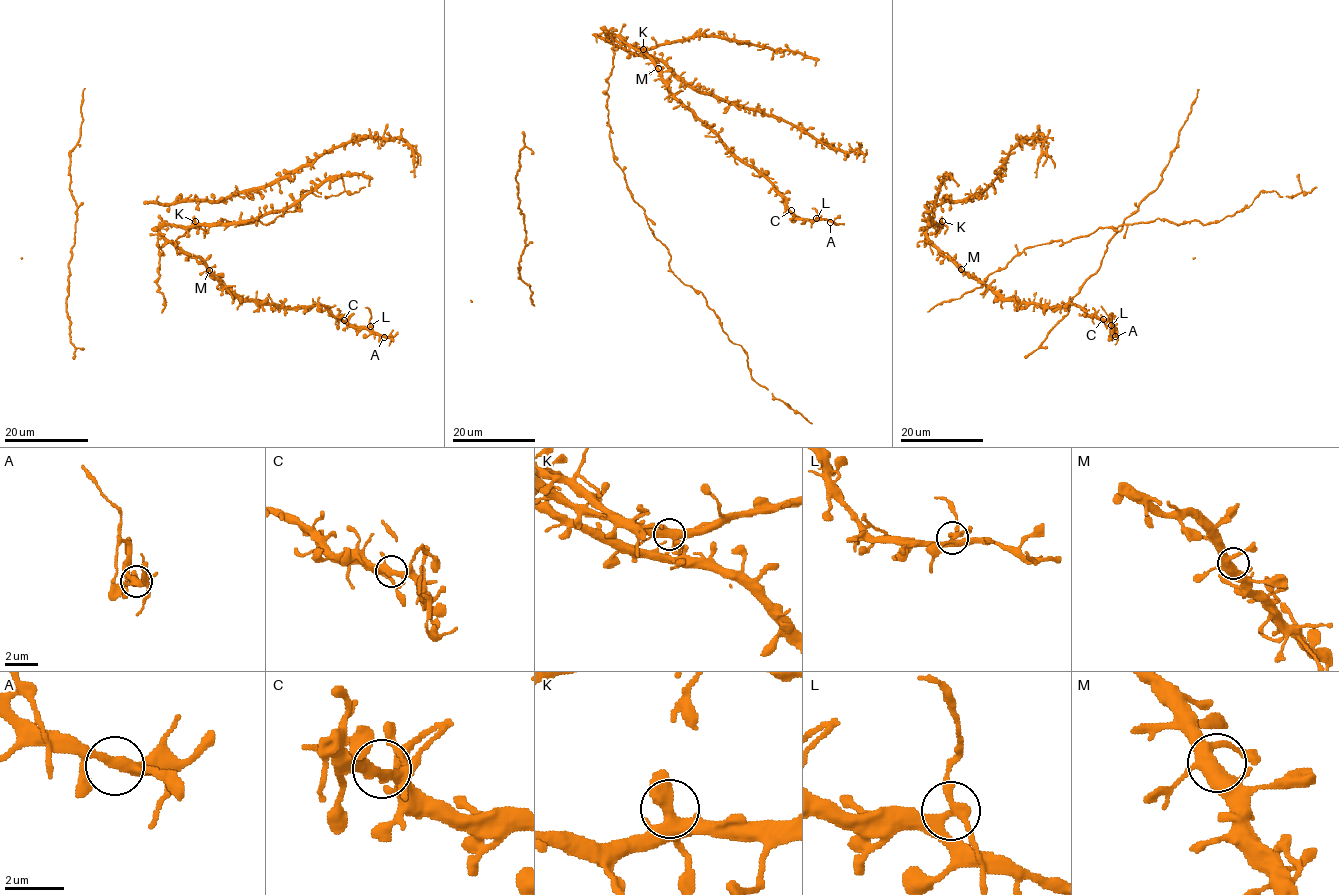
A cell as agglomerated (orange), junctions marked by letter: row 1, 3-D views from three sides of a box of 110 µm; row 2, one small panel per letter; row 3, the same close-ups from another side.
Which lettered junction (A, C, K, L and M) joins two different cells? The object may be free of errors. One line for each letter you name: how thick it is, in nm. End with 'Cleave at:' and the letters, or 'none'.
L: Thickness 280 nm
Cleave at: L

